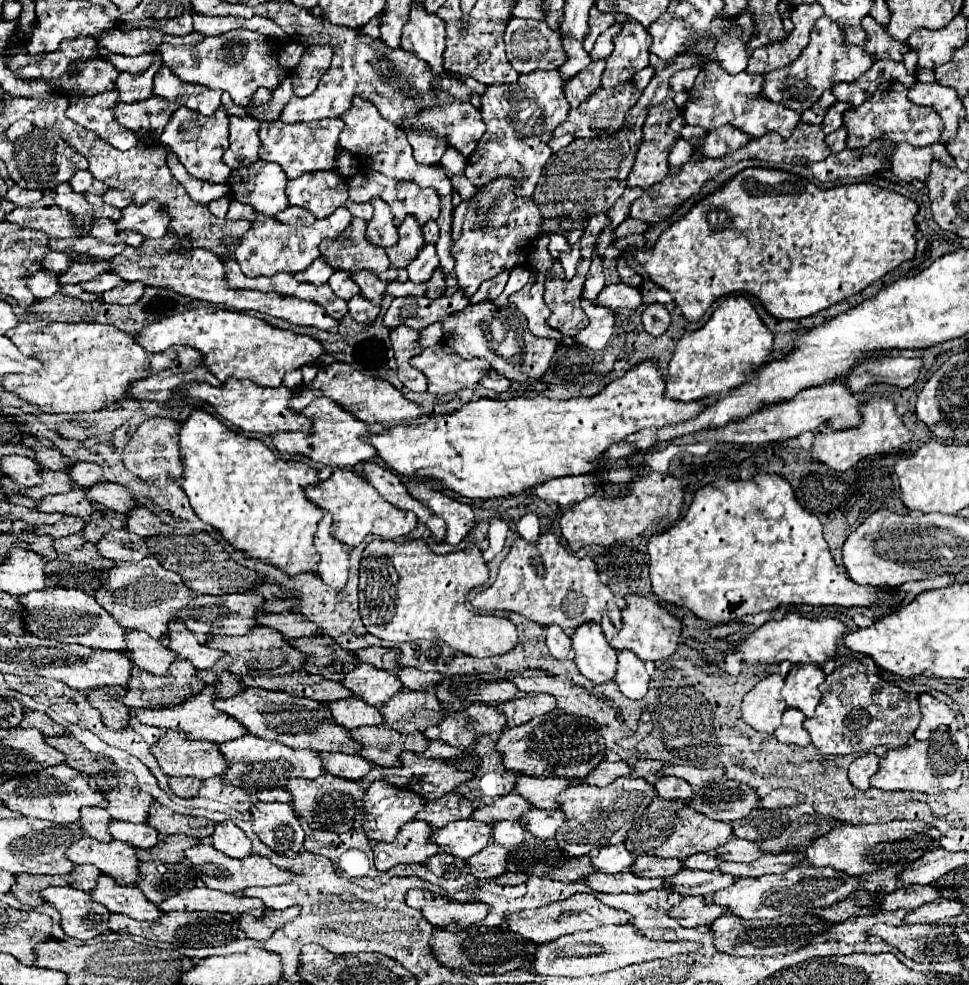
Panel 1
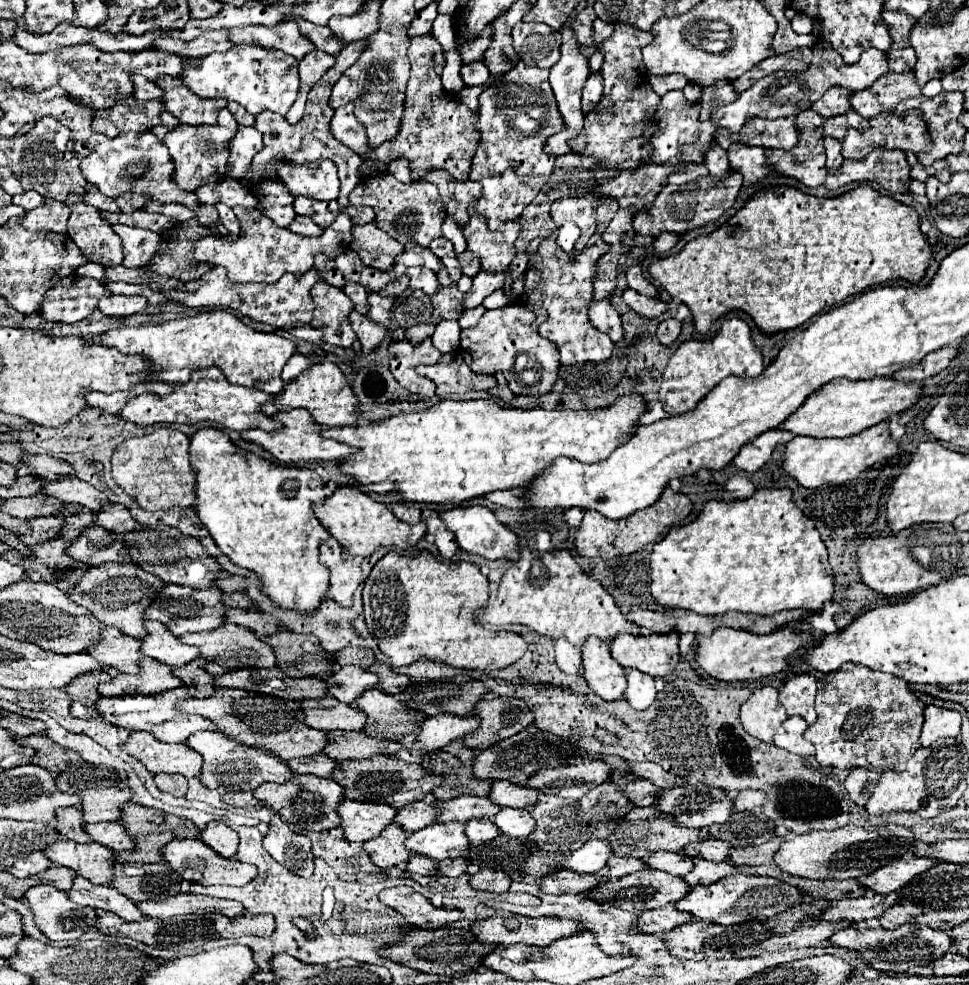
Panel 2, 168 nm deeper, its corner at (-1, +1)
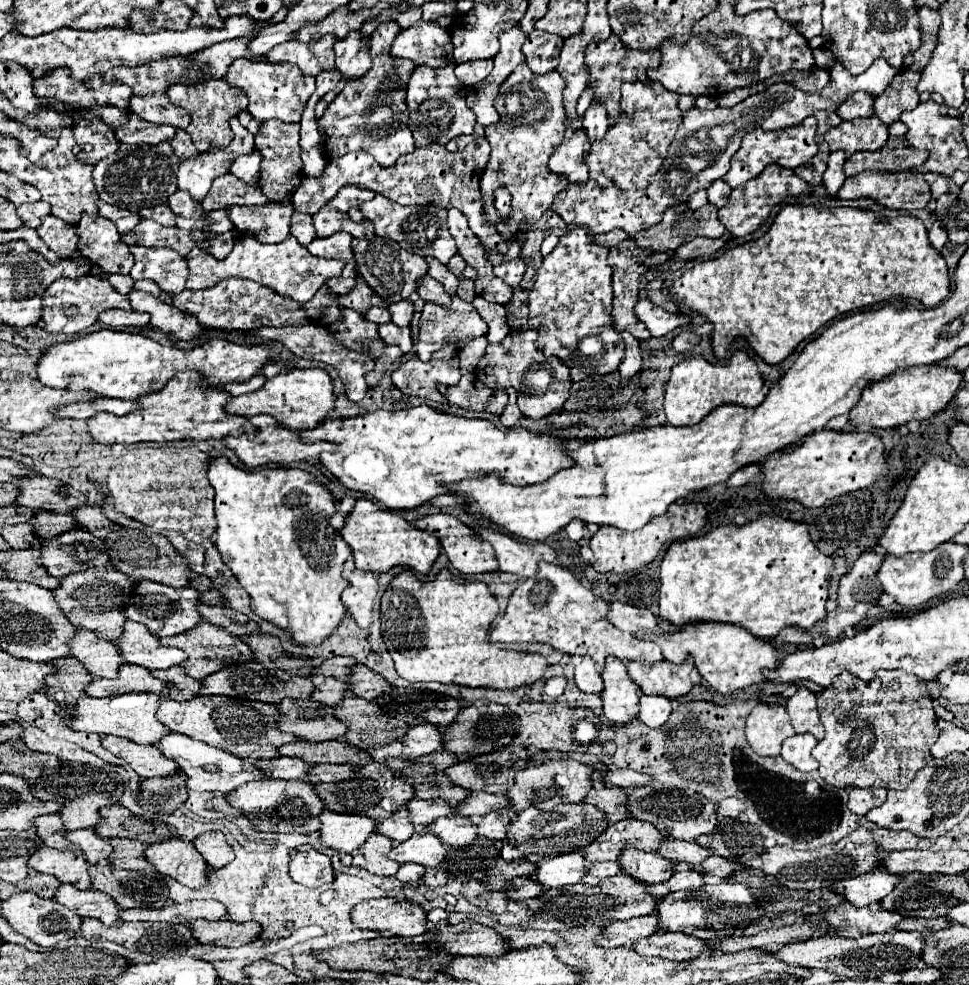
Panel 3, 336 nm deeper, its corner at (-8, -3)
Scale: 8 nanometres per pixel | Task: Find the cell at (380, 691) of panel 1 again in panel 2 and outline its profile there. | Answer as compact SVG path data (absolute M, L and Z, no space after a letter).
M354 665L338 667L326 679L328 693L342 703L352 703L356 697L360 697L362 691L374 687L376 683L378 683L378 675L364 671L360 667L354 667Z

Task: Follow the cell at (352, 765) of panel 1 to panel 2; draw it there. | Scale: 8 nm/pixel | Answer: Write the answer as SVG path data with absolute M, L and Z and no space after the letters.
M318 753L318 755L310 755L310 757L294 757L294 759L286 761L286 765L290 767L290 771L294 775L312 773L312 775L318 775L318 777L330 777L336 761L326 757L324 753Z

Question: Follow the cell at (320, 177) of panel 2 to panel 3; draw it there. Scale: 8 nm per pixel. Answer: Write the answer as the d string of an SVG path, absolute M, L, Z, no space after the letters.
M345 187L345 189L339 189L339 193L329 199L327 207L333 207L341 213L347 213L349 207L359 207L363 201L371 199L375 193L373 191L367 191L367 189L359 189L359 187Z

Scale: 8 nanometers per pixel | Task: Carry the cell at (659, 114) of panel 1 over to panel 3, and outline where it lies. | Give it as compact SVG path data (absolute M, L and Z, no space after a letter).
M877 59L865 73L851 75L839 61L833 63L829 69L829 85L817 93L805 93L789 83L775 83L769 89L755 93L753 97L745 99L741 105L729 107L729 109L713 109L703 111L699 107L693 107L689 111L683 111L683 123L675 133L673 145L669 147L669 153L661 165L661 171L653 179L653 183L647 189L603 189L595 181L587 181L585 185L569 185L565 191L561 191L551 209L565 221L573 225L581 225L591 229L591 233L597 237L601 233L609 233L617 227L625 229L631 237L639 229L649 229L655 223L661 221L665 207L687 201L689 195L693 195L701 187L709 187L715 179L721 179L729 171L729 161L733 153L739 149L739 143L743 135L751 133L753 129L785 129L799 125L805 117L813 115L817 109L835 111L841 101L845 101L855 91L865 91L873 97L881 95L891 79L897 75L897 69L893 69L885 59Z

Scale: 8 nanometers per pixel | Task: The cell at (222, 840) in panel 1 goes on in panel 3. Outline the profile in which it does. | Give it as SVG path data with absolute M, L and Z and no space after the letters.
M221 831L203 833L201 837L197 837L193 841L193 845L197 847L197 851L203 855L203 859L207 861L207 865L211 869L221 869L235 859L235 853L233 853L231 845L227 843L227 839Z

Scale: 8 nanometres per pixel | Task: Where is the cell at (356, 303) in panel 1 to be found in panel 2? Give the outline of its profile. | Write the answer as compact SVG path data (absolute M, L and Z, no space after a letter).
M356 311L350 315L350 323L352 323L354 333L358 335L358 341L362 345L364 355L374 351L388 335L388 331L382 329L382 325L374 325L374 321L370 321L366 315L360 315Z

